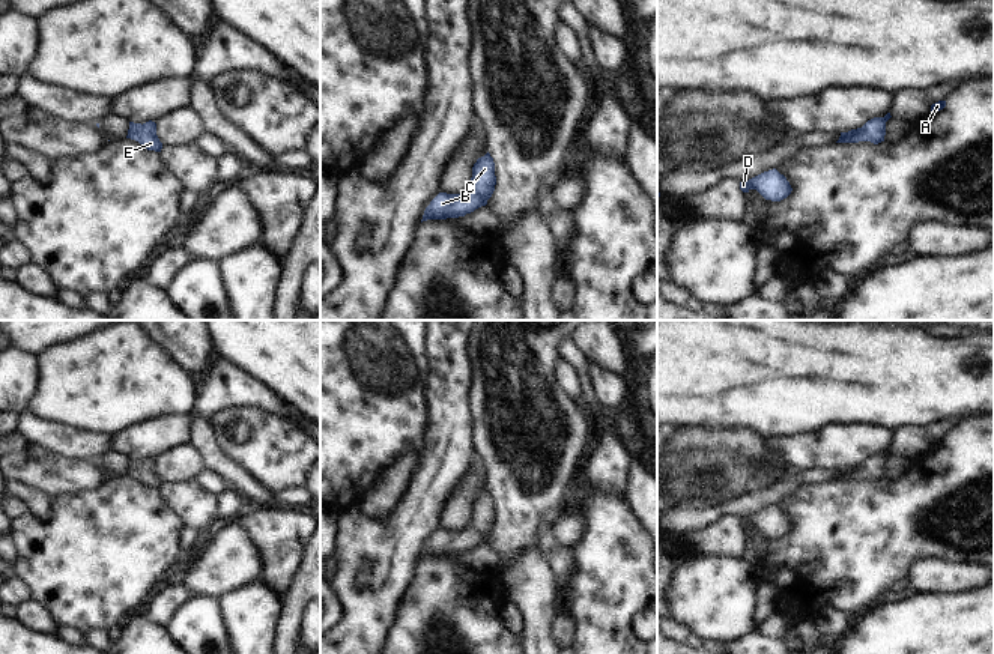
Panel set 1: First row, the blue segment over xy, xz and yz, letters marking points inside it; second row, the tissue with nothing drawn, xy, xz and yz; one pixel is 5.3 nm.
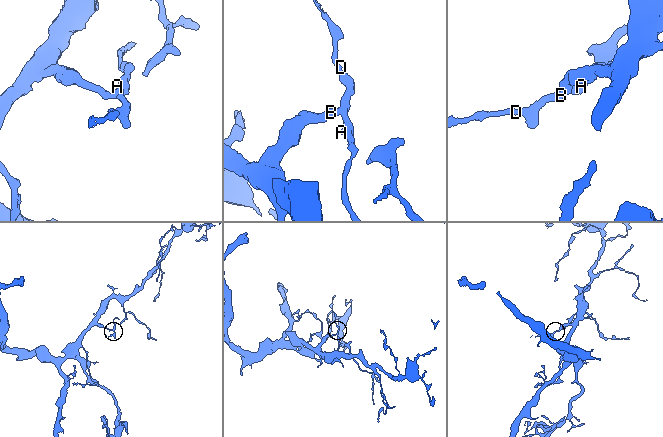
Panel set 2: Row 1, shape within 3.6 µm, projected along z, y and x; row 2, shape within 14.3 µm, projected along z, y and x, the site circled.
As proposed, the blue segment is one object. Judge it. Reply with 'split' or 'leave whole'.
split

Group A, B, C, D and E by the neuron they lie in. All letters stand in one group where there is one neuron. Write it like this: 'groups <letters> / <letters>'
groups A C D E / B

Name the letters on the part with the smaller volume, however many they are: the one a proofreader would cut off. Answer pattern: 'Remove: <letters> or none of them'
Remove: A, C, D, E

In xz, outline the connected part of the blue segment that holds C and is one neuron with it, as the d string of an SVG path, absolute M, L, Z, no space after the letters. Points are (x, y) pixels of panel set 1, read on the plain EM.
M490 490L478 495L472 504L472 514L469 519L469 526L477 529L484 537L489 537L495 528L496 513L495 499Z

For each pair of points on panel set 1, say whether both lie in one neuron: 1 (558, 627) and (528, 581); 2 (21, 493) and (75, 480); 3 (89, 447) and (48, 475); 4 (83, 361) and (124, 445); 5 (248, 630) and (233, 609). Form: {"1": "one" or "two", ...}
{"1": "two", "2": "two", "3": "two", "4": "two", "5": "one"}

